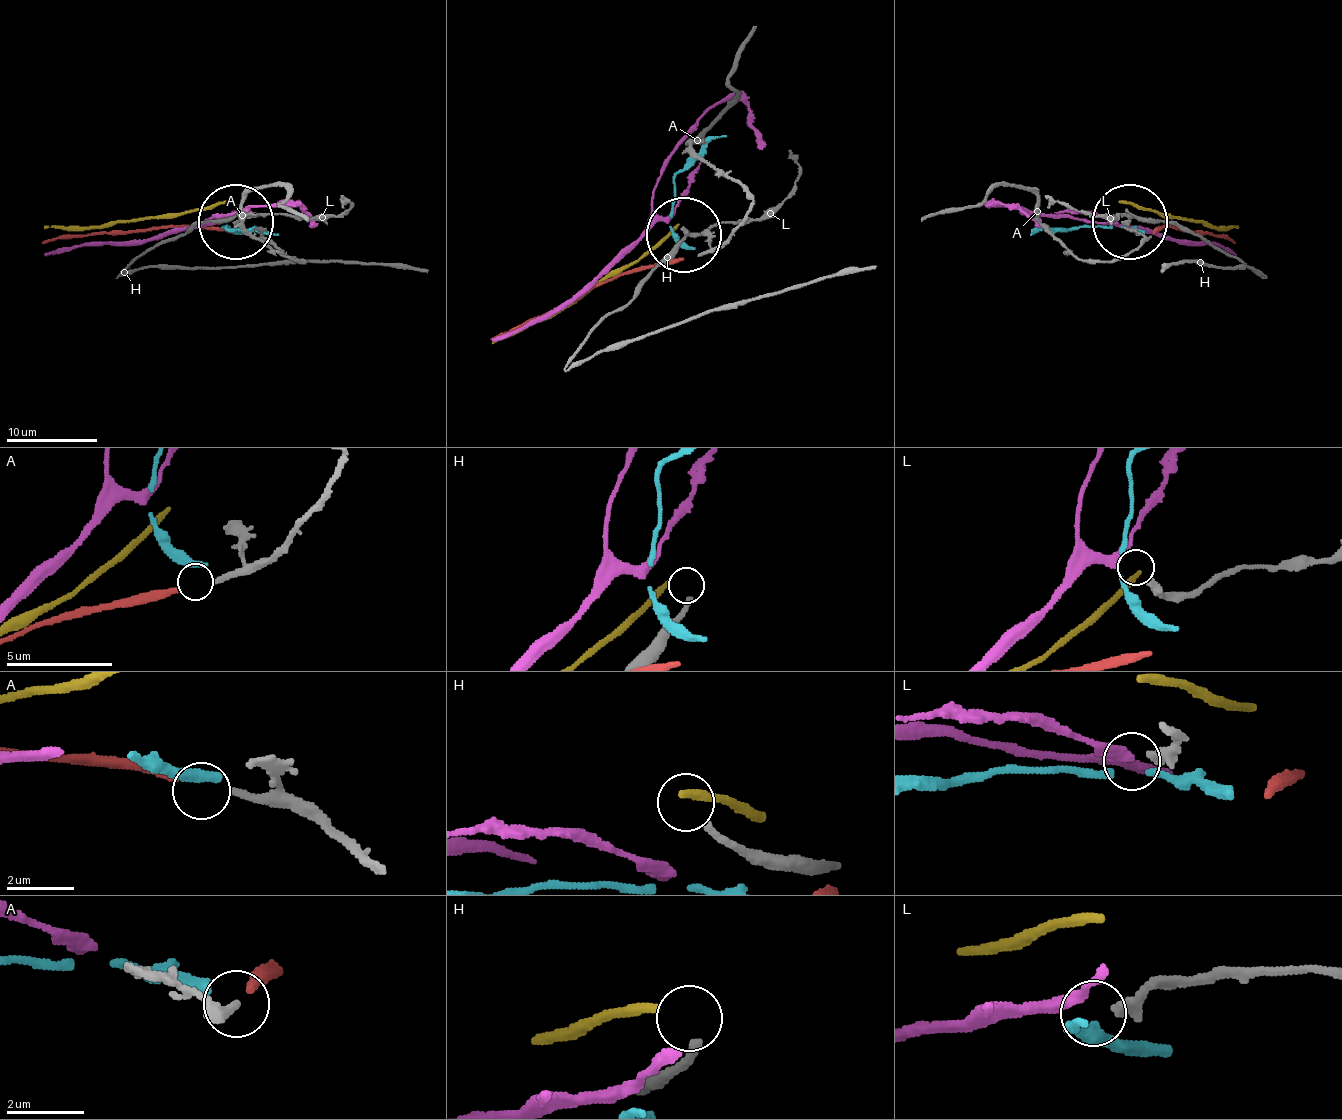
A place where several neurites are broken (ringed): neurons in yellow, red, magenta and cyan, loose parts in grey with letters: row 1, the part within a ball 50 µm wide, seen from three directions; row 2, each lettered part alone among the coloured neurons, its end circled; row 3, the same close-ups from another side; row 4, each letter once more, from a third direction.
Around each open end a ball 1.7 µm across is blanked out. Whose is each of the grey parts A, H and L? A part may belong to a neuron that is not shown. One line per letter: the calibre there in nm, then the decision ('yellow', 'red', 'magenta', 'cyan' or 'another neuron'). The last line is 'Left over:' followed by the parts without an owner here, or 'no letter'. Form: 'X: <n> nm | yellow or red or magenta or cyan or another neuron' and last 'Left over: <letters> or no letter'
A: 220 nm | red
H: 220 nm | yellow
L: 360 nm | magenta
Left over: no letter

